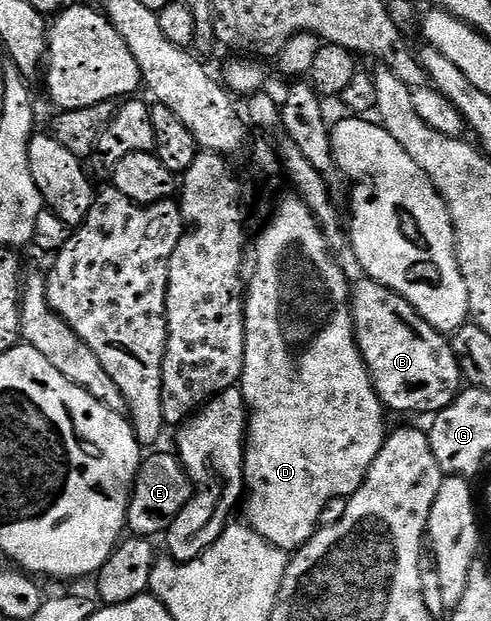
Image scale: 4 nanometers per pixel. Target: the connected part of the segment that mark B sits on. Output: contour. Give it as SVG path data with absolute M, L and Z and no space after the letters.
M355 280L352 285L350 310L354 316L354 338L358 340L358 350L374 380L374 390L383 406L394 413L427 413L433 415L448 407L457 399L464 388L462 369L454 354L453 344L447 334L434 329L399 293L393 293L379 281Z

